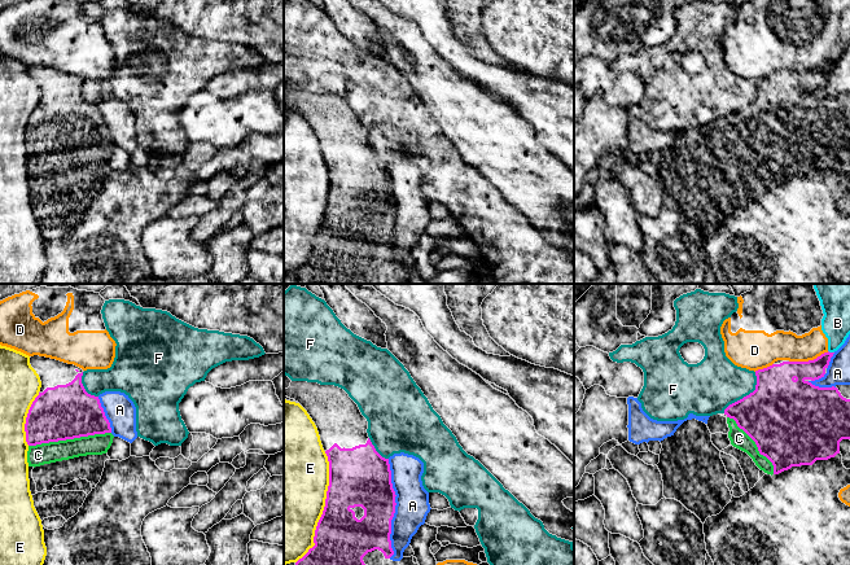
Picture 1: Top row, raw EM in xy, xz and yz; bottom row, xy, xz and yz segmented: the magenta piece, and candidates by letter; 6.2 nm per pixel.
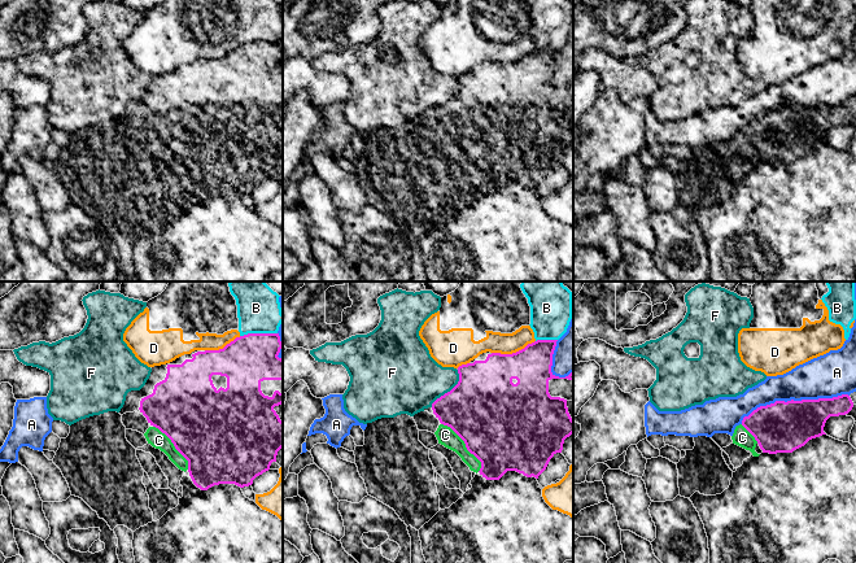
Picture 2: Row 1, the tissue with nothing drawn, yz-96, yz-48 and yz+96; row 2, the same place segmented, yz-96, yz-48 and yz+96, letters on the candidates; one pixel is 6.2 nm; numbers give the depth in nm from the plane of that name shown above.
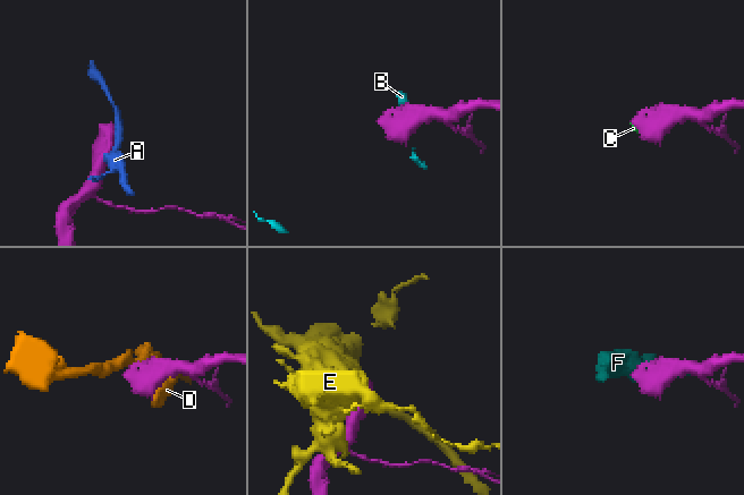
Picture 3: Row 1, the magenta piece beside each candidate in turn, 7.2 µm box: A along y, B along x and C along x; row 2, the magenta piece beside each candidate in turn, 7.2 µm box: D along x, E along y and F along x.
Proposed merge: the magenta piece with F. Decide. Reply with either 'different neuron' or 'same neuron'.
different neuron

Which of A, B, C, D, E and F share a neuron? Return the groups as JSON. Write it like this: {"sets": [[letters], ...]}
{"sets": [["A"], ["B", "D"], ["C"], ["E"], ["F"]]}

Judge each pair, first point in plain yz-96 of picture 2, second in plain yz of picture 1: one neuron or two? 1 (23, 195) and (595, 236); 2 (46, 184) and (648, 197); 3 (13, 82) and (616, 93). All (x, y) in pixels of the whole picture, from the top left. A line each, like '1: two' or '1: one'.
1: two
2: one
3: one

